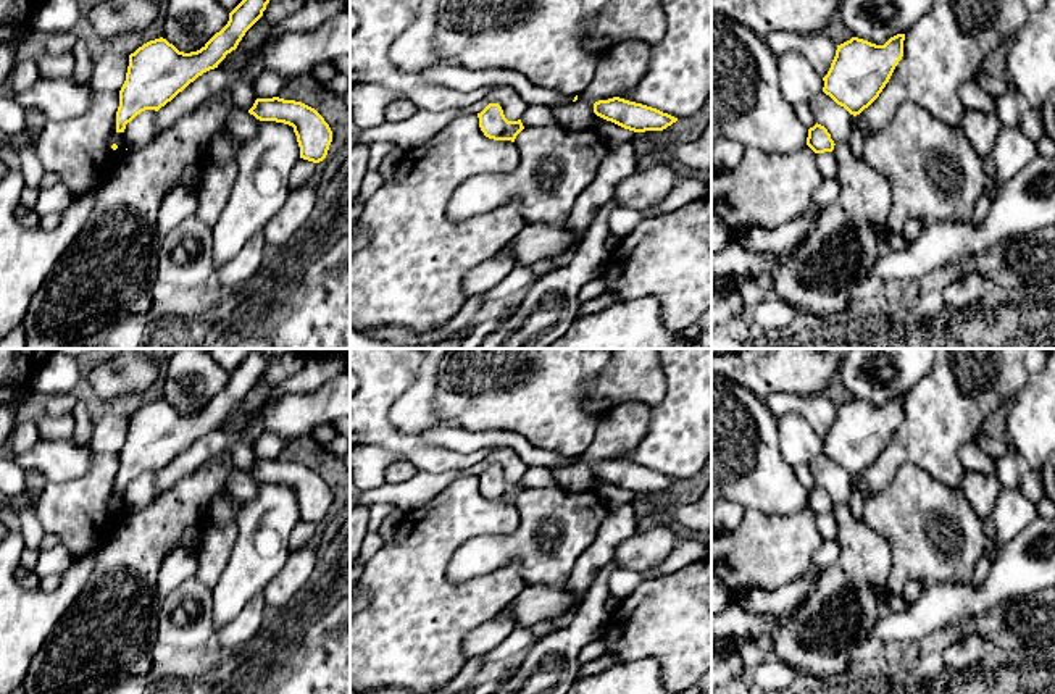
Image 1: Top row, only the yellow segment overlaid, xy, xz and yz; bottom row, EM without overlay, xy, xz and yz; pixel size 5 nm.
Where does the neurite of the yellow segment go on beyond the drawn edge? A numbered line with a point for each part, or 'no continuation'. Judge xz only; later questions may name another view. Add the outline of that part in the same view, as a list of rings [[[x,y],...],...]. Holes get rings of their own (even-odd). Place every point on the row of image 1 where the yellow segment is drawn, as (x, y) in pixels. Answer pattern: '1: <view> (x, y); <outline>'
no continuation

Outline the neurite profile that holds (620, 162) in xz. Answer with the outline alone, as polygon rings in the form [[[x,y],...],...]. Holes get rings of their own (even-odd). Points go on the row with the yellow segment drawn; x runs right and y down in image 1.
[[[632,142],[610,148],[598,165],[594,181],[576,199],[569,218],[561,224],[574,234],[576,240],[566,252],[550,258],[553,270],[566,266],[573,260],[574,250],[584,239],[600,208],[615,197],[616,186],[636,173],[636,166],[637,157]]]

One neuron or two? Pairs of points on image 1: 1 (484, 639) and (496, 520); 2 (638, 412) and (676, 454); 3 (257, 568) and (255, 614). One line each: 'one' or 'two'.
1: two
2: two
3: two

